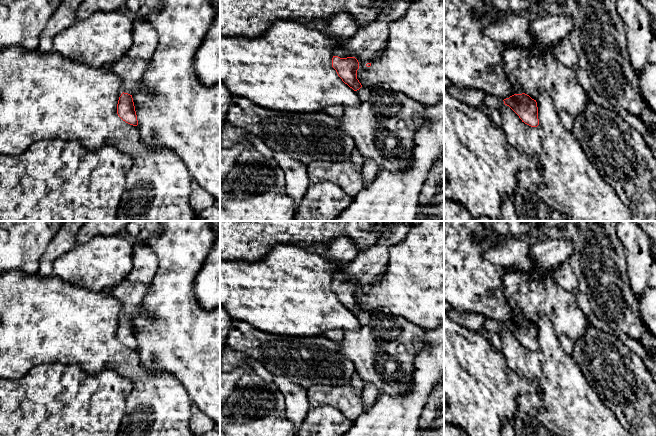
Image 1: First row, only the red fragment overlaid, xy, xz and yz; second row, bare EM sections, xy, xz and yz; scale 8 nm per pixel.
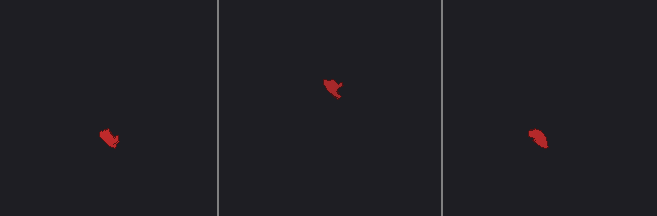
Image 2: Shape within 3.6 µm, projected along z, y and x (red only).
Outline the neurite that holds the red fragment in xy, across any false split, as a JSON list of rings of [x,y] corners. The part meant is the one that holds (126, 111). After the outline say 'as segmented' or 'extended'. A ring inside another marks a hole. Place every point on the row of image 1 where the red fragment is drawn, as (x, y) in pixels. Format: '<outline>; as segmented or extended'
[[[127,55],[109,65],[109,71],[115,73],[122,82],[123,93],[117,104],[117,114],[126,123],[137,126],[138,120],[132,93],[142,86],[143,74],[150,60],[131,58]]]; extended

